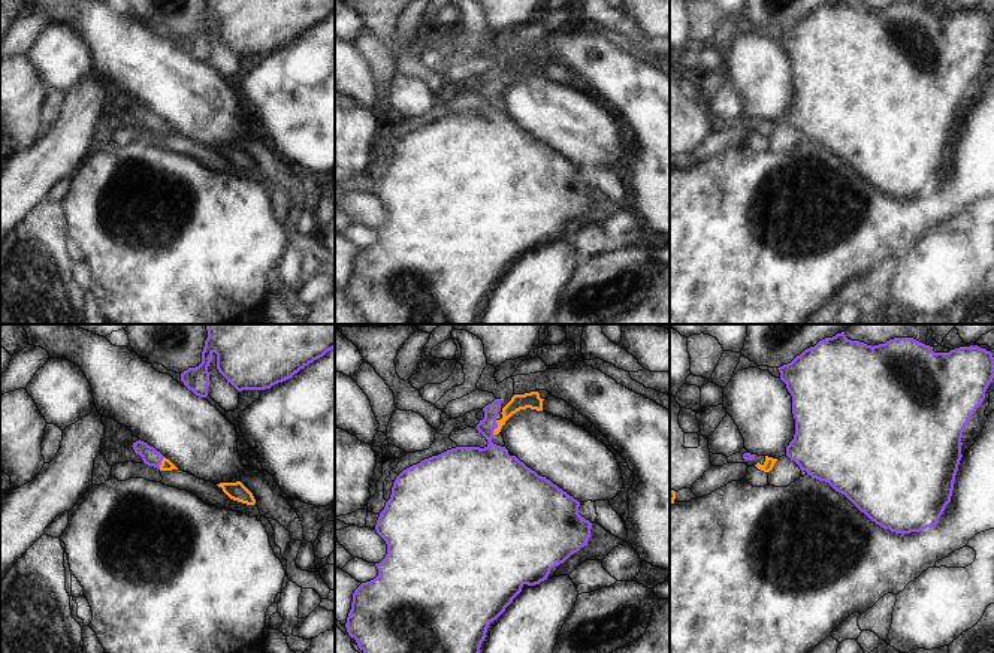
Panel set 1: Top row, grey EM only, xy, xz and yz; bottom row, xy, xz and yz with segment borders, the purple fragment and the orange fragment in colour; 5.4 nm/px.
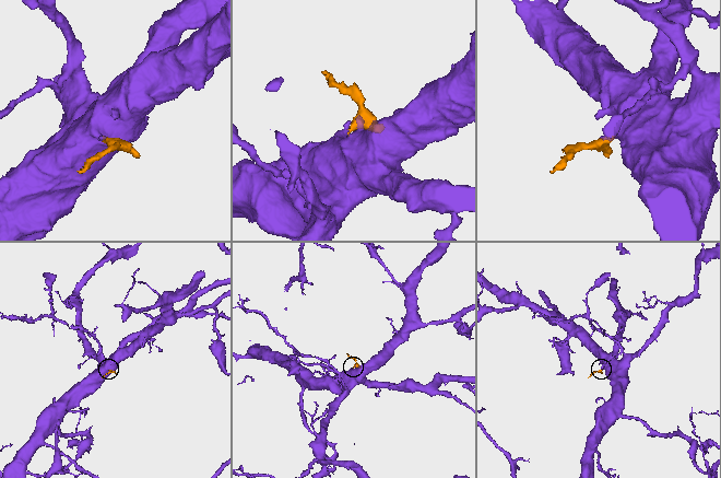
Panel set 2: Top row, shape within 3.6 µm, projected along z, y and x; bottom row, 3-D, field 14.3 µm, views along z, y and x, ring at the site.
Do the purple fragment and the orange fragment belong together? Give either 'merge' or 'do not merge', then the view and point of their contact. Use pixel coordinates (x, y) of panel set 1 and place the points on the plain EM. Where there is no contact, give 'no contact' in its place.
merge | xz (496, 91)

